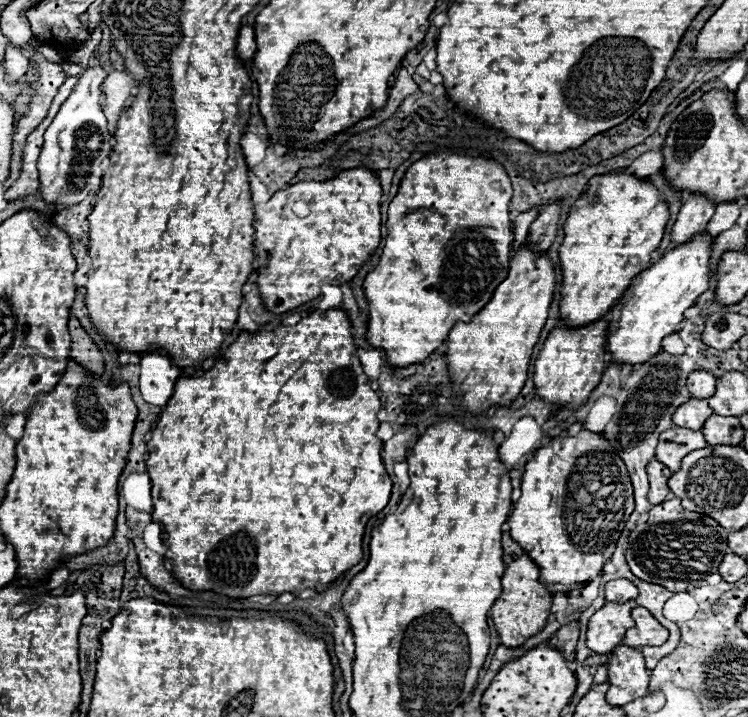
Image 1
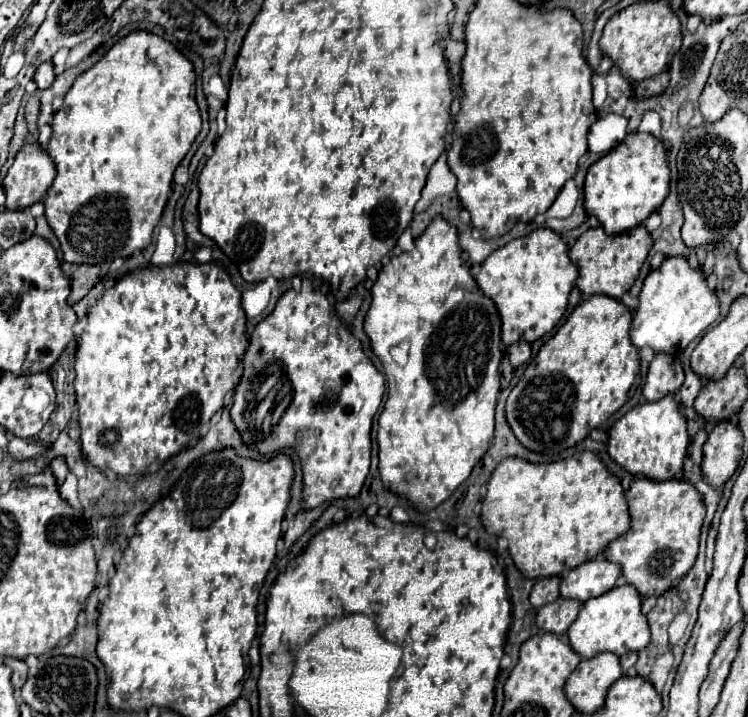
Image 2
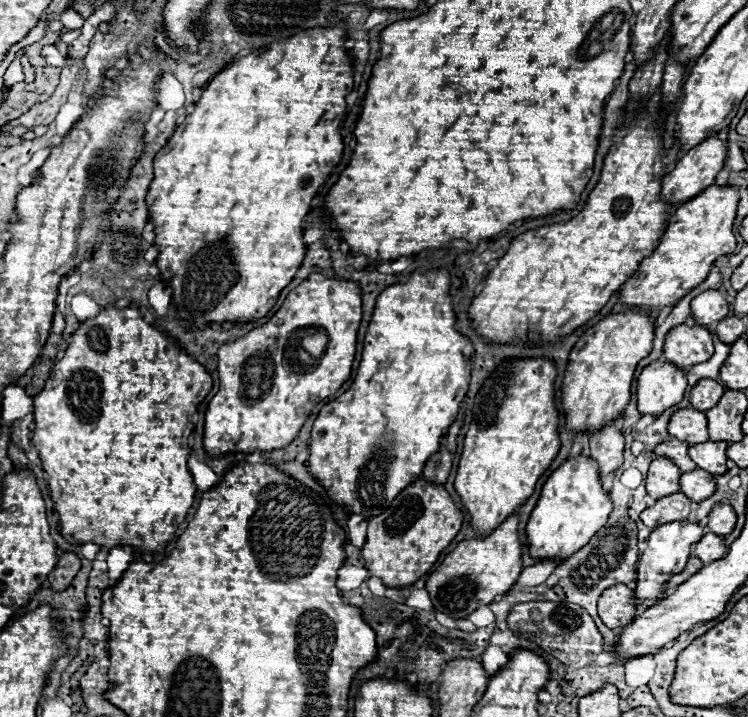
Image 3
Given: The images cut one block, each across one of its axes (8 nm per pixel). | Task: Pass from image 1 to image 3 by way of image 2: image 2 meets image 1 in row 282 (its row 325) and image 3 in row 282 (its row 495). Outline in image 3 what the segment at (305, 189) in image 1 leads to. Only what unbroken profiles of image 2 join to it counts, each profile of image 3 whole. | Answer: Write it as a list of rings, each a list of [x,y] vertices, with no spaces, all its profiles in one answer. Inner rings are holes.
[[[316,272],[286,296],[282,308],[266,324],[234,342],[222,344],[218,348],[220,390],[210,400],[204,422],[204,448],[208,456],[228,452],[248,454],[252,450],[278,450],[288,446],[300,432],[314,404],[332,396],[350,378],[360,320],[362,298],[358,282],[328,278]],[[268,346],[276,346],[276,352],[268,352]]]

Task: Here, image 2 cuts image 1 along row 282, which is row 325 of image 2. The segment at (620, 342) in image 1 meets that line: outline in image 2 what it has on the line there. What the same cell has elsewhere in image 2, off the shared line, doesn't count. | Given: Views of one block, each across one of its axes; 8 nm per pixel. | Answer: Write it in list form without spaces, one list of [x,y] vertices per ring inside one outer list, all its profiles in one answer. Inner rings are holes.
[[[666,258],[658,270],[652,270],[638,296],[640,304],[634,310],[630,340],[636,348],[650,346],[654,352],[670,356],[680,354],[718,318],[718,296],[708,288],[700,268],[690,268],[686,258]]]

